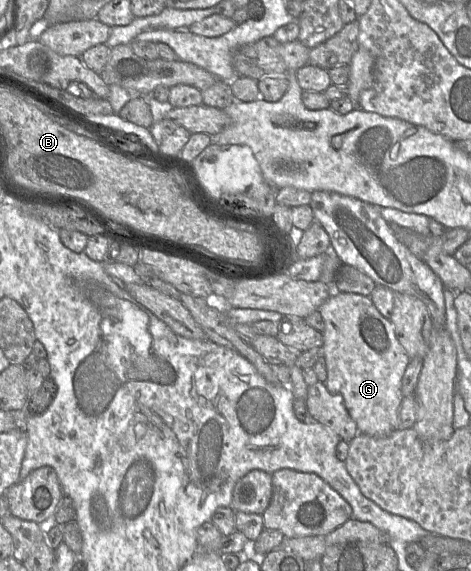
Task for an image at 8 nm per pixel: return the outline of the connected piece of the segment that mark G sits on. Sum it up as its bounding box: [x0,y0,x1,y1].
[318,292,410,436]

